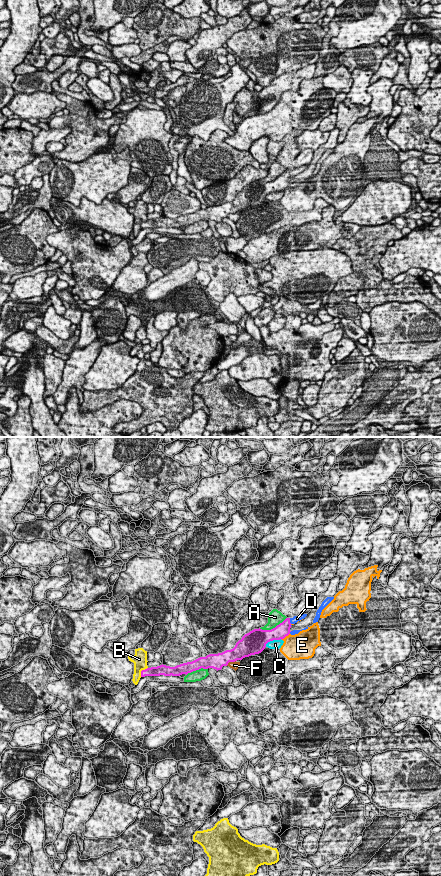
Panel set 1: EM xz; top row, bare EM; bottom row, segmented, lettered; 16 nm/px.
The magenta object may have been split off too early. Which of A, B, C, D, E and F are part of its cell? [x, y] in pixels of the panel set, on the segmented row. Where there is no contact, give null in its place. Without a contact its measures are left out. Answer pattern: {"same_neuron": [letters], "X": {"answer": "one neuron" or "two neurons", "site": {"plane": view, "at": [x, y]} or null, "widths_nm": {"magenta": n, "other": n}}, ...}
{"same_neuron": ["D"], "A": {"answer": "two neurons", "site": {"plane": "xz", "at": [273, 628]}, "widths_nm": {"magenta": 260, "other": 240}}, "B": {"answer": "two neurons", "site": {"plane": "xz", "at": [141, 671]}, "widths_nm": {"magenta": 160, "other": 220}}, "C": {"answer": "two neurons", "site": {"plane": "xz", "at": [272, 640]}, "widths_nm": {"magenta": 320, "other": 160}}, "D": {"answer": "one neuron", "site": {"plane": "xz", "at": [289, 621]}, "widths_nm": {"magenta": 240, "other": 120}}, "E": {"answer": "two neurons", "site": {"plane": "xz", "at": [285, 636]}, "widths_nm": {"magenta": 240, "other": 420}}, "F": {"answer": "two neurons", "site": {"plane": "xz", "at": [230, 661]}, "widths_nm": {"magenta": 260, "other": 130}}}

